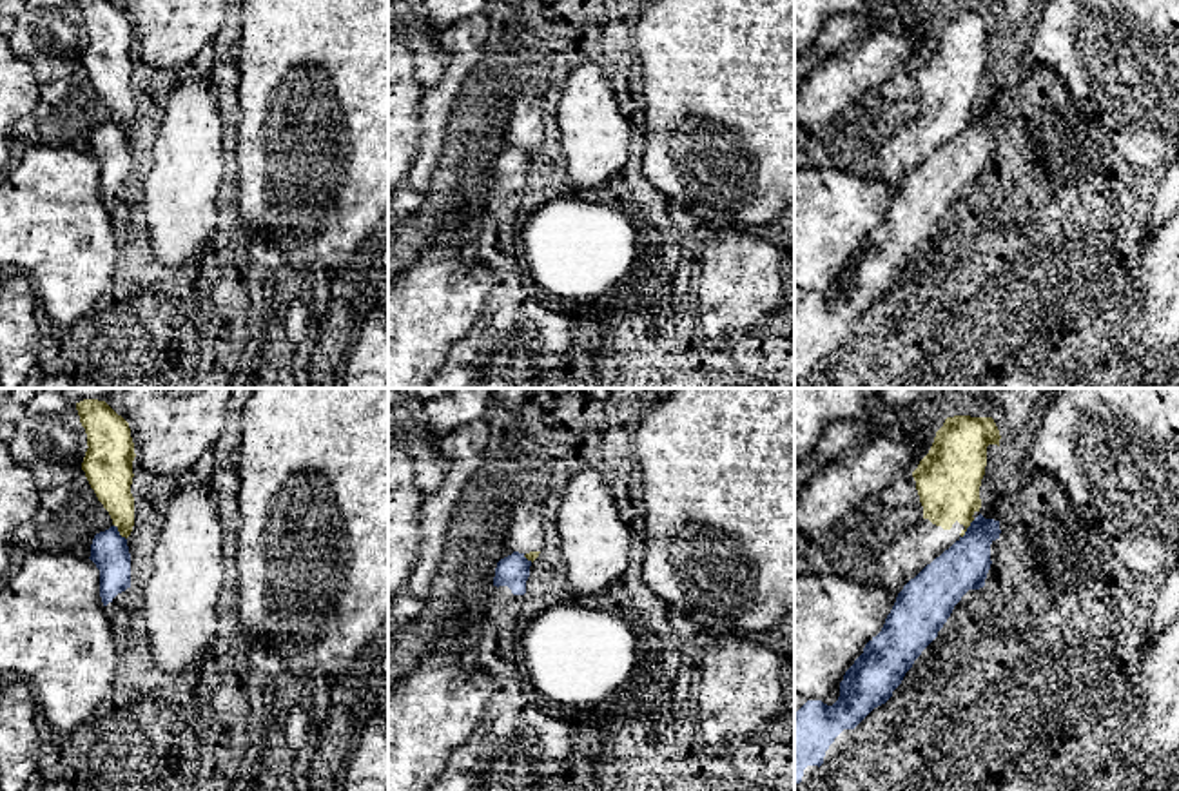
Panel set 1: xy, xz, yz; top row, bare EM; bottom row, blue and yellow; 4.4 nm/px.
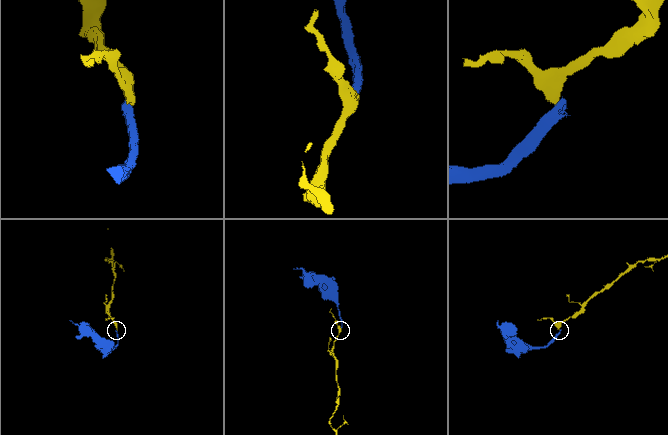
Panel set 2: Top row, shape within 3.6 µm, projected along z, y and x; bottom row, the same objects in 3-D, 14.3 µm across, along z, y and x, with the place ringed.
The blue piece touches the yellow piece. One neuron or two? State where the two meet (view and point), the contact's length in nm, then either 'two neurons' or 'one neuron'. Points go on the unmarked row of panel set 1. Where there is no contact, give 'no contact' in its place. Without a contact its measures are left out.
contact yz (967, 122); length 110 nm; two neurons

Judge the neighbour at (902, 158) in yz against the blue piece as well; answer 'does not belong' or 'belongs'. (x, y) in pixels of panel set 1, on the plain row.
does not belong

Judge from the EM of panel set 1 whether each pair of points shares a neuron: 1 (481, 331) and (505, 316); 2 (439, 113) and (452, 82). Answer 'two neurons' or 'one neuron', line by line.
1: one neuron
2: one neuron

